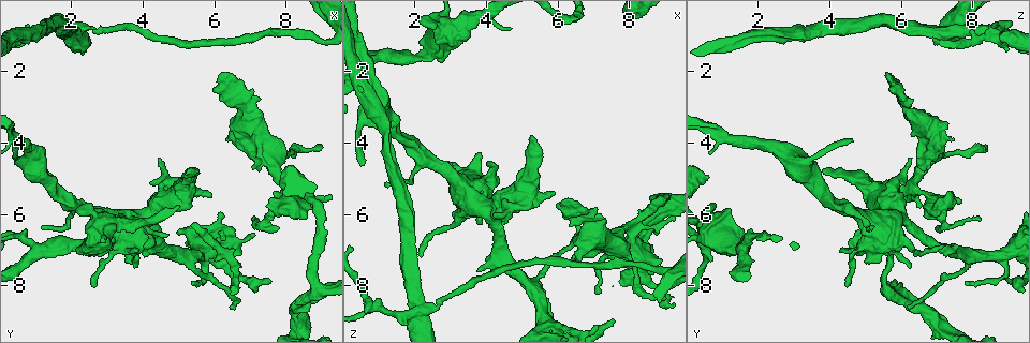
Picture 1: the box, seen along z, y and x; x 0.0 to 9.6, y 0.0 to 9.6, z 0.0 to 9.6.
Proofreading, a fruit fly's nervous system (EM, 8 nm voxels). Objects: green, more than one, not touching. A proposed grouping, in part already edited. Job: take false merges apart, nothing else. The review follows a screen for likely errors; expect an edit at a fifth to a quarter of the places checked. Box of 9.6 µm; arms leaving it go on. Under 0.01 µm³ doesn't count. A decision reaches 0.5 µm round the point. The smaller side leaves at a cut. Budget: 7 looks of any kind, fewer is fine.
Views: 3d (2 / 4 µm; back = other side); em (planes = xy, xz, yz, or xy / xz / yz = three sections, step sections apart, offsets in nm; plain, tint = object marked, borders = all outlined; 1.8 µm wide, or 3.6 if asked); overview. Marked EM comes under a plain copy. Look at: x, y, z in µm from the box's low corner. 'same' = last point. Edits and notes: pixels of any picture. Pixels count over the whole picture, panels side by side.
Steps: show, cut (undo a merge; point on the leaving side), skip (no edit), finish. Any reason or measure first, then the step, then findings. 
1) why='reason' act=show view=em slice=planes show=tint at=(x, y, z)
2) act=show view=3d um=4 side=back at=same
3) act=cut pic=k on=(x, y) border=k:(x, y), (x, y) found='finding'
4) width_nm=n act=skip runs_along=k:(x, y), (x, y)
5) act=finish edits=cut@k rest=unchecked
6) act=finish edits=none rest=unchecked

why='thick turns thin' act=show view=3d um=4 at=(2.20, 0.85, 8.75)

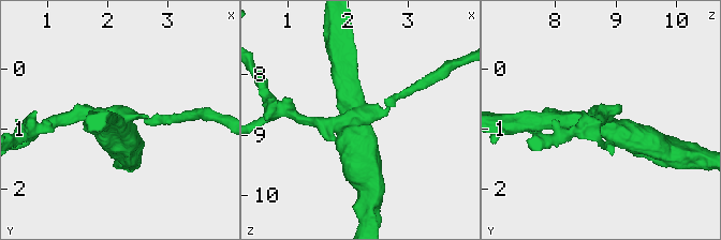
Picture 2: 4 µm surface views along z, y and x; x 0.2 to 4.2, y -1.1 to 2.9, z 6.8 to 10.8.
why='shape alone is not enough' act=show view=em slice=xy step=4 show=tint at=(2.15, 0.85, 8.75)

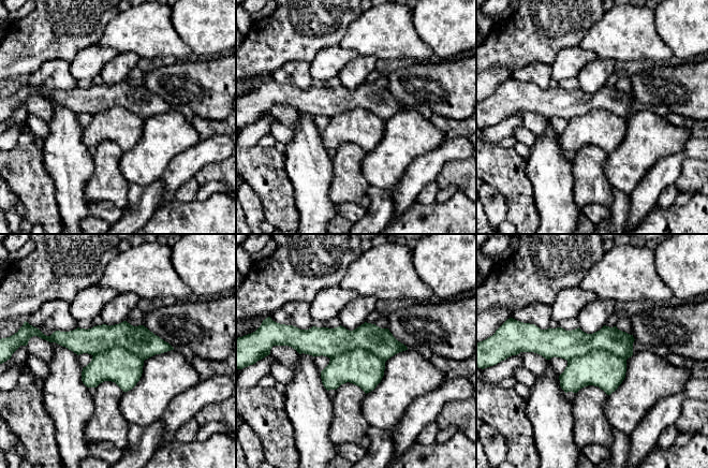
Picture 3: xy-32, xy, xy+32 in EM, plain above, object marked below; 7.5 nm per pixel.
why='cut it another way' act=show view=em slice=xz step=16 show=tint at=same

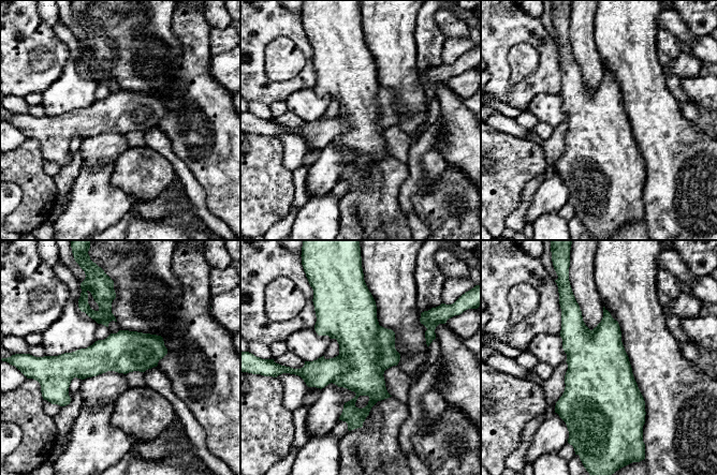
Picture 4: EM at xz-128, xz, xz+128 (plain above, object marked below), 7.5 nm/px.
act=cut pic=4 on=(389, 356) border=4:(378, 325), (378, 362), (385, 369) found='a second neuron is stuck on'

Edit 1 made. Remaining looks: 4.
why='branch point' act=show view=3d um=4 at=(5.65, 7.00, 9.15)

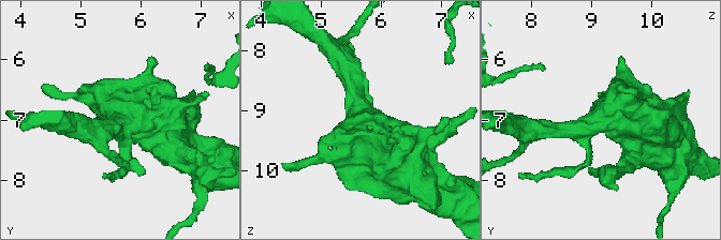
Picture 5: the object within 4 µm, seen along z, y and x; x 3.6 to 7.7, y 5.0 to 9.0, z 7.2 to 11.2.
why='need the tissue' act=show view=em um=3.6 slice=planes show=tint at=(5.70, 7.05, 9.05)

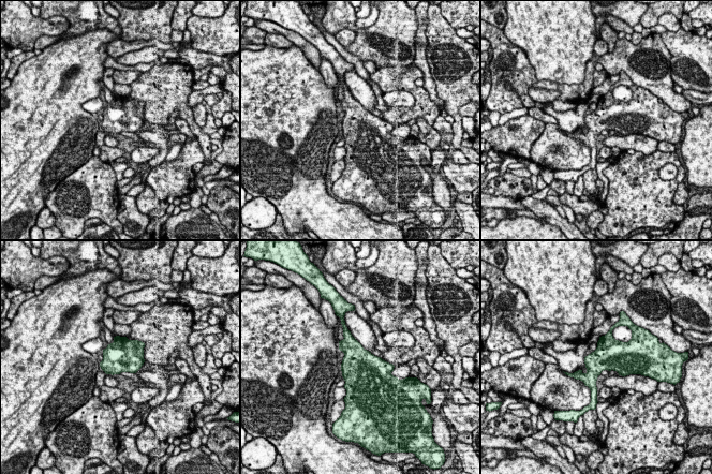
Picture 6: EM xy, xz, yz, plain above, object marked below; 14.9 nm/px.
act=skip found='continuous, no second neuron'

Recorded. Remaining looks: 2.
act=finish edits=cut@4 rest=unchecked

